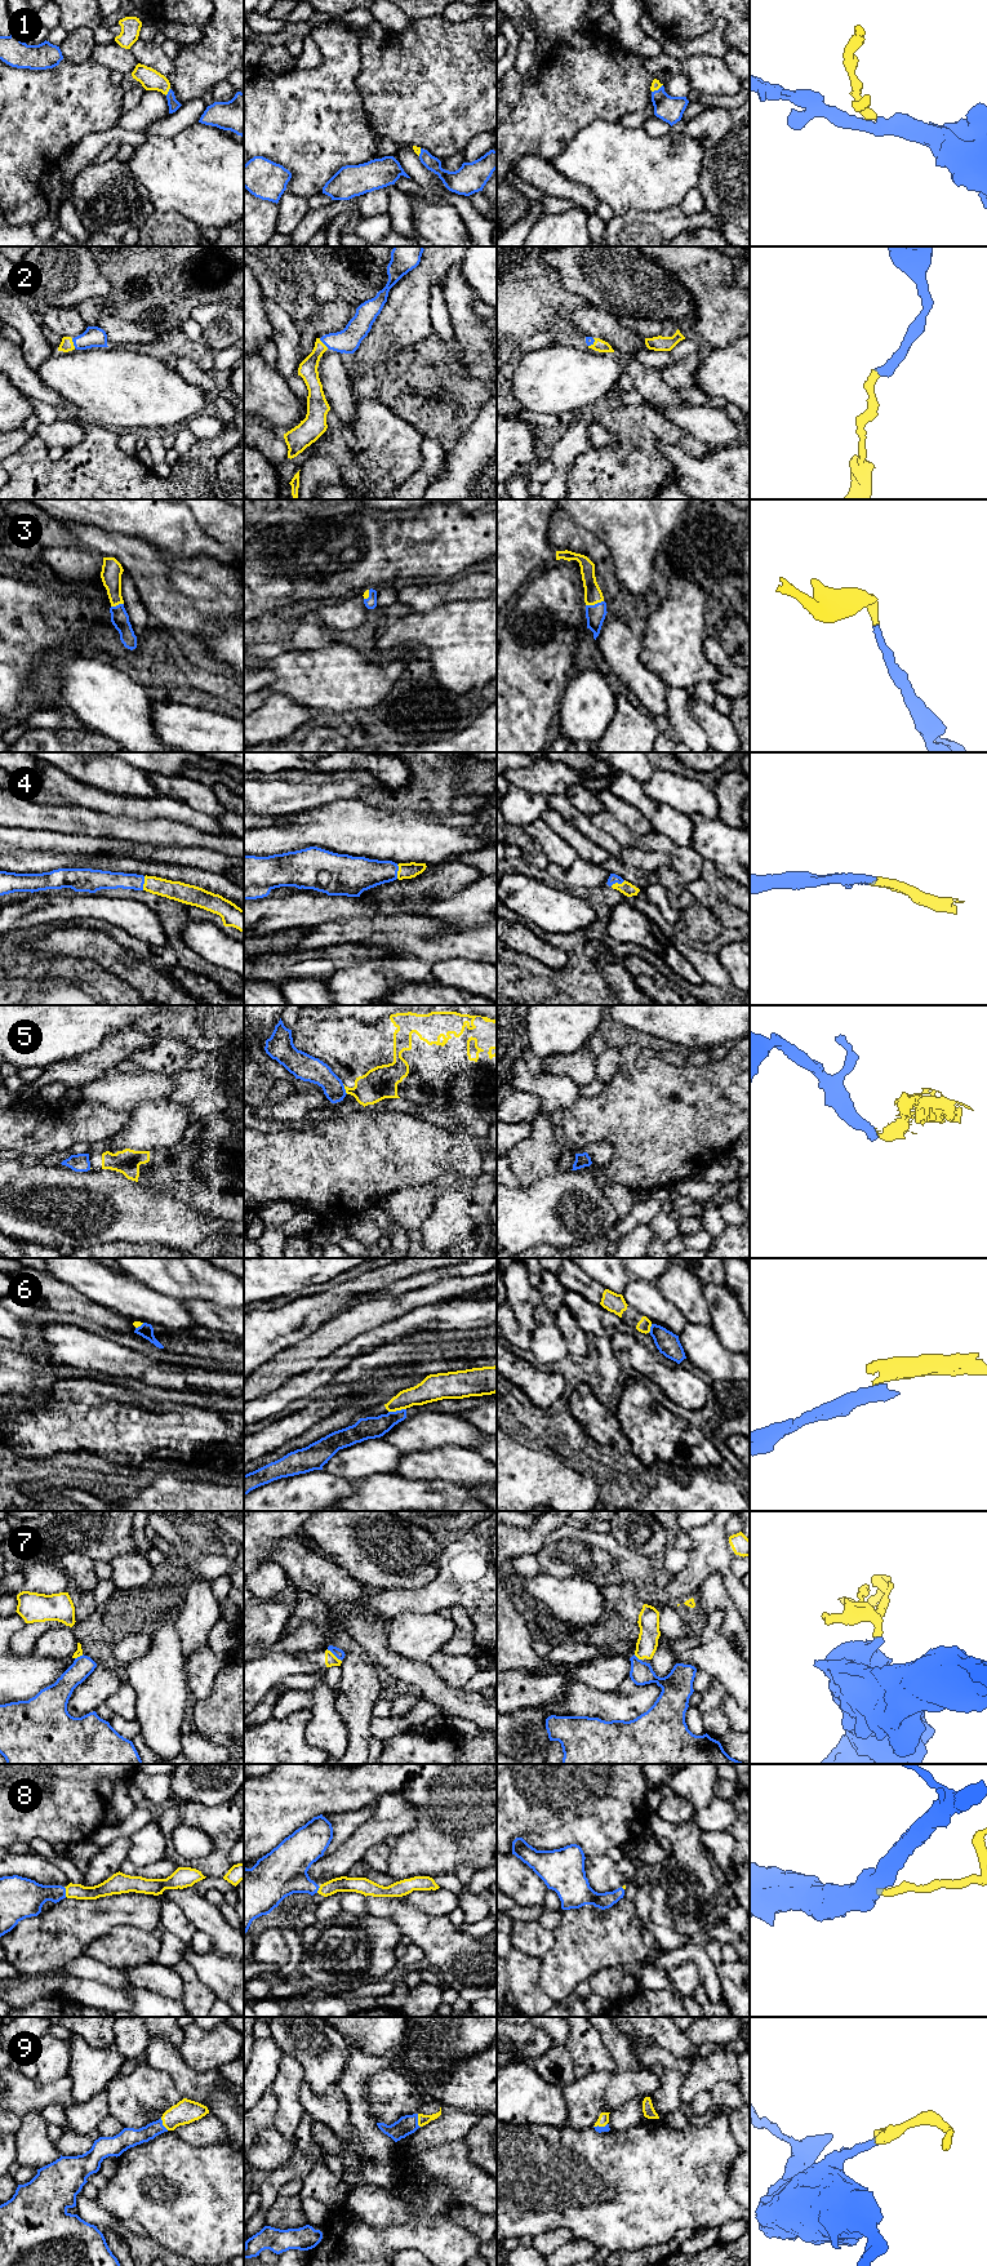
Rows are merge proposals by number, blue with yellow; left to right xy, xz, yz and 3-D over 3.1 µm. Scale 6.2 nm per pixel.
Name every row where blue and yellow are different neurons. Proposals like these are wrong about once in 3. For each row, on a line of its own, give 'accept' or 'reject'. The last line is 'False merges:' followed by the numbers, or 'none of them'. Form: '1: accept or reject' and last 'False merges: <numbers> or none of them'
1: accept
2: accept
3: accept
4: accept
5: reject
6: reject
7: reject
8: accept
9: accept
False merges: 5, 6, 7

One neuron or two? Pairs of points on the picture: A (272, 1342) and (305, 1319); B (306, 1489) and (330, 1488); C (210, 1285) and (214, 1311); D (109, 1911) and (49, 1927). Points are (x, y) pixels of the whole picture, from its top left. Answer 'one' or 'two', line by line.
A: one
B: one
C: two
D: one

